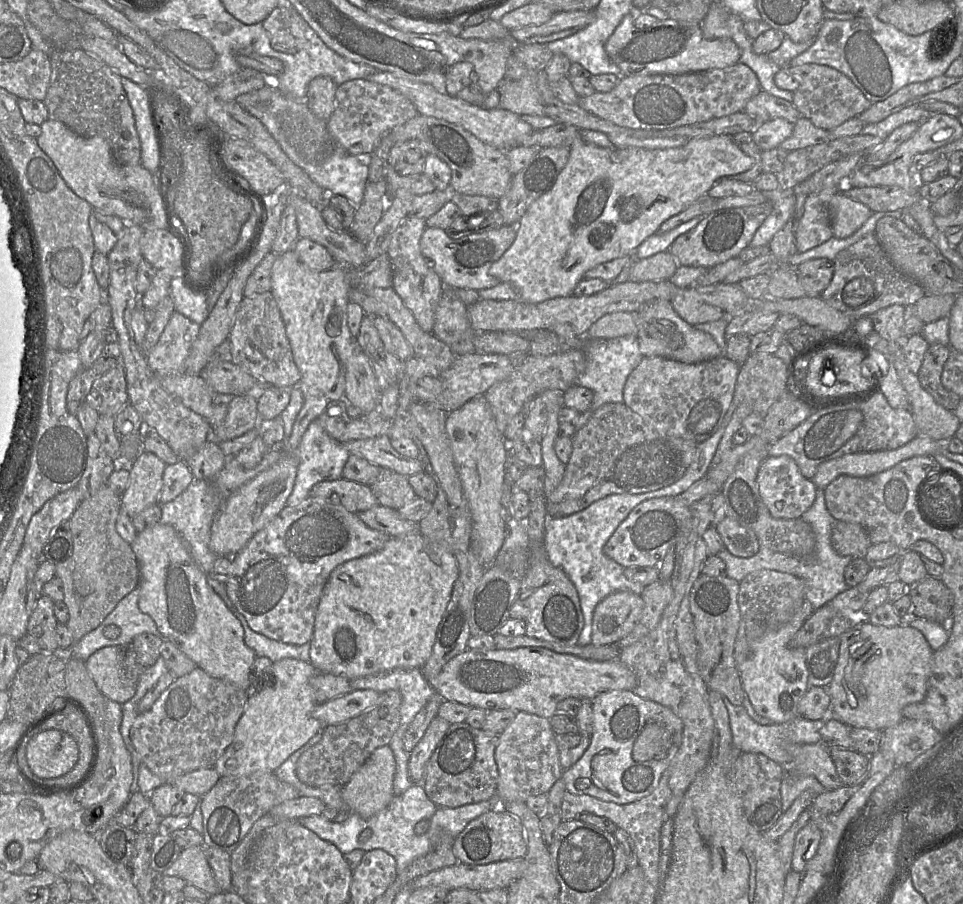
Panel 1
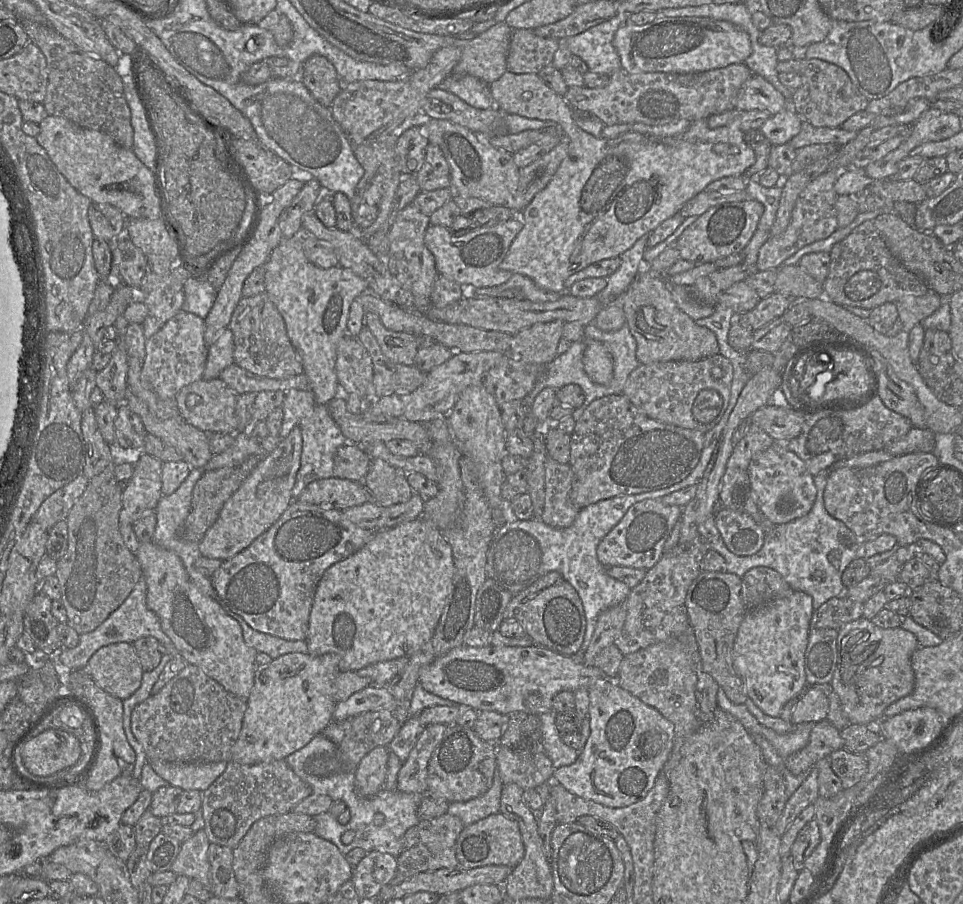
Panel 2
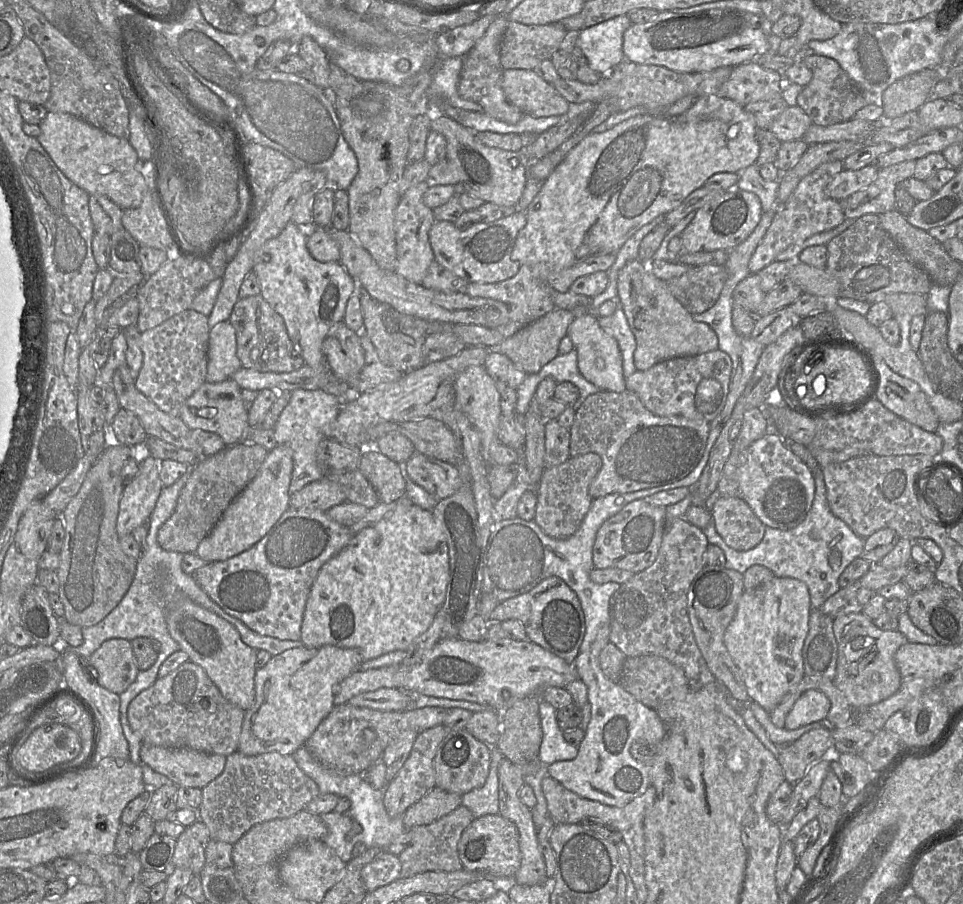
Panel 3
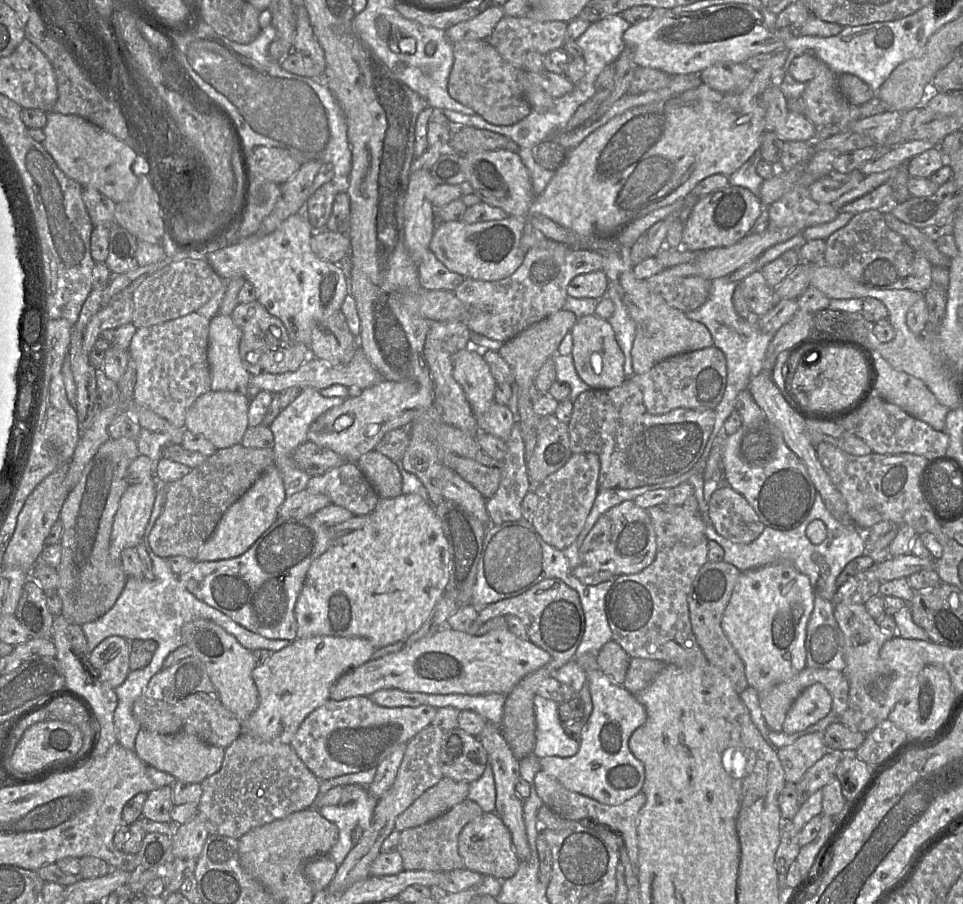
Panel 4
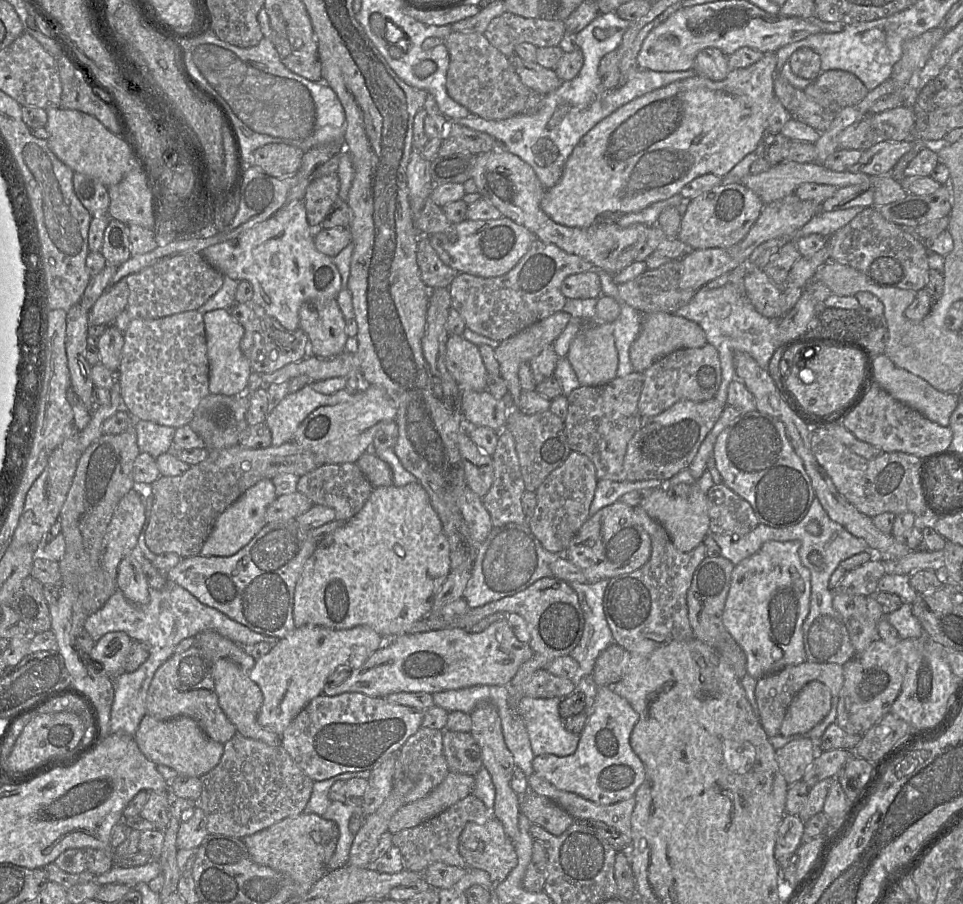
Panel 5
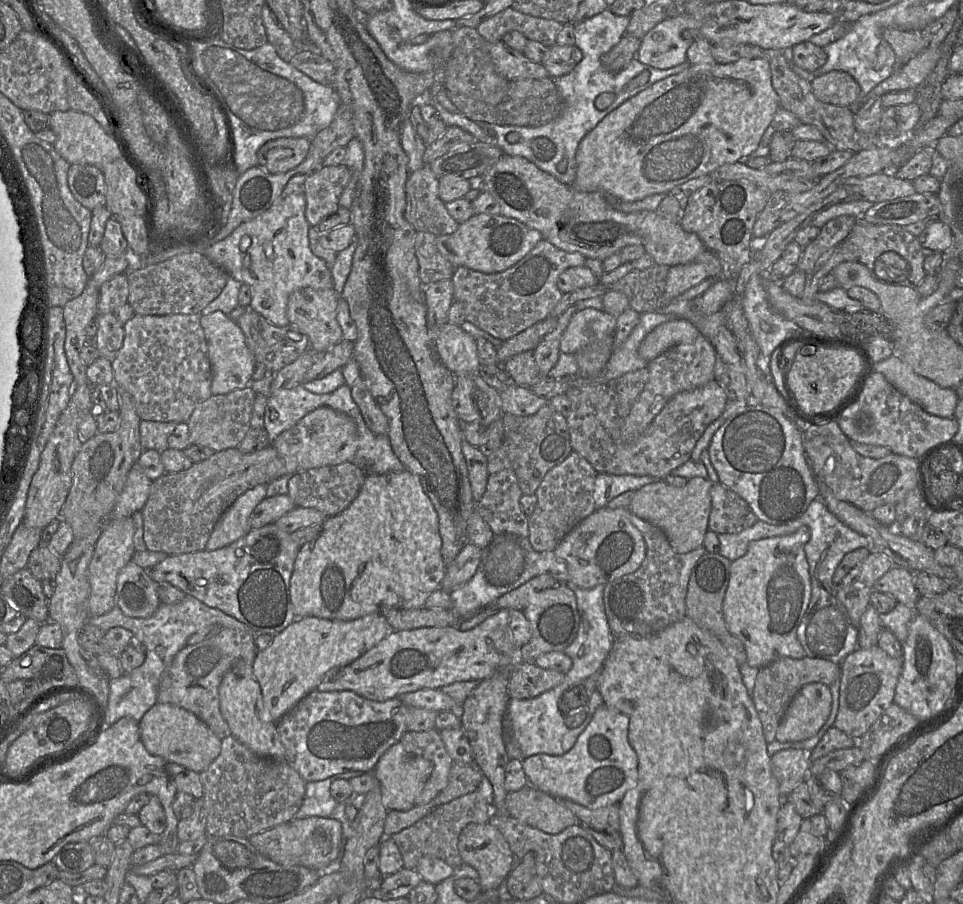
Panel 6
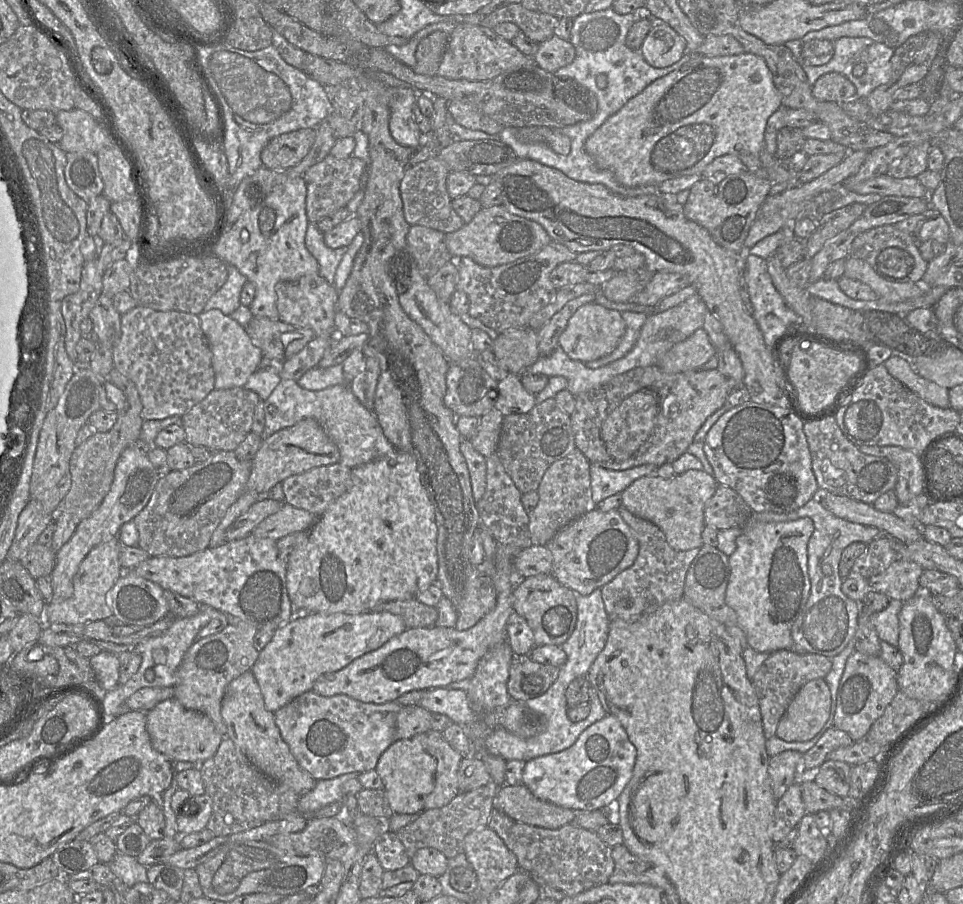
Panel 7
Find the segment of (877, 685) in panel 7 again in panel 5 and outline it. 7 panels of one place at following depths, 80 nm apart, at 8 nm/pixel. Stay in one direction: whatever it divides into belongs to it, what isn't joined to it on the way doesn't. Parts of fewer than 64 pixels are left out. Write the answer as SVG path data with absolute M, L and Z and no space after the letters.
M927 636L920 639L900 639L895 645L889 645L881 639L876 639L864 652L846 662L843 665L844 684L839 693L835 723L847 733L863 735L885 714L890 712L894 701L901 691L908 665L923 652L923 642L926 639Z

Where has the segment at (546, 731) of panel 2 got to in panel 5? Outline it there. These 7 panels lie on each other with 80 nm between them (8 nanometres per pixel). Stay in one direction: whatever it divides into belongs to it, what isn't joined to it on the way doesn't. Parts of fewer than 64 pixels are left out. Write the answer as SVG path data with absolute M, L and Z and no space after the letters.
M524 697L517 704L517 714L527 729L535 756L554 754L564 757L573 754L580 735L569 732L559 713L562 699Z

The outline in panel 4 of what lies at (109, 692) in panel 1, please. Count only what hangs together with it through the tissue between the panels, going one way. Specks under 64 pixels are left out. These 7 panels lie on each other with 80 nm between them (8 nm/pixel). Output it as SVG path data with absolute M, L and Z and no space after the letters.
M109 636L88 654L89 664L106 686L115 689L129 674L131 641L121 636Z

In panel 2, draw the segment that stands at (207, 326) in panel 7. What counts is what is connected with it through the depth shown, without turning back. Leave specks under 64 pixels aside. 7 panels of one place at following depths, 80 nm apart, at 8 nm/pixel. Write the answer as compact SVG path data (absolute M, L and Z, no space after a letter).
M226 328L218 339L208 347L208 356L202 376L203 380L219 378L220 373L234 363L234 339L229 328Z

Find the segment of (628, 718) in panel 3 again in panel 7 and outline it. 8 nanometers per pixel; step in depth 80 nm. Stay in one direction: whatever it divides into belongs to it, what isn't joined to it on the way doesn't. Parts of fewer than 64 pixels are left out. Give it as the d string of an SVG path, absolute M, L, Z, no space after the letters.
M608 714L586 728L569 748L526 761L522 784L537 798L576 812L610 809L616 804L618 797L632 777L636 756L637 749L629 740L620 721L614 715Z

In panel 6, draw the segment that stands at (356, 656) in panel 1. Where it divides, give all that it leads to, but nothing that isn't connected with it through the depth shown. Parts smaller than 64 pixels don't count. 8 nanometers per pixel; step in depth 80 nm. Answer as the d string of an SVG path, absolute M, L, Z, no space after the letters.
M408 469L385 474L367 473L359 494L352 503L343 512L327 517L322 523L319 536L300 547L290 578L290 599L296 618L314 616L331 620L354 620L371 613L381 612L381 608L422 608L429 595L440 588L447 571L441 555L441 546L438 514L429 496L425 493L418 475Z

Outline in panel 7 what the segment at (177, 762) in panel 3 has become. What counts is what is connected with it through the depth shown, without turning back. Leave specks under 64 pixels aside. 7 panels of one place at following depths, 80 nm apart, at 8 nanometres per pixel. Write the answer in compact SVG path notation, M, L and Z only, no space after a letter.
M174 697L146 712L146 730L153 748L174 761L204 762L216 753L223 738L209 717L185 708Z

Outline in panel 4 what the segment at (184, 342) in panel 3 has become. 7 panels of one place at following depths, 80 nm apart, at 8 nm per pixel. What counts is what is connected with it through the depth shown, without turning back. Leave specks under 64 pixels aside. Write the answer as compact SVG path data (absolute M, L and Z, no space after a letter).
M192 312L185 316L150 327L139 328L131 338L128 353L136 364L133 401L150 409L177 428L185 428L186 413L195 400L210 391L210 372L207 360L210 319Z

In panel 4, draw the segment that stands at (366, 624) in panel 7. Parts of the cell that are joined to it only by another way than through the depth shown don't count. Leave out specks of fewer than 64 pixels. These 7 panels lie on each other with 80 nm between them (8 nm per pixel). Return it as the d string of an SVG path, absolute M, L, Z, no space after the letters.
M313 636L297 638L290 645L275 651L252 671L259 692L259 705L244 723L244 732L264 741L290 744L305 718L330 699L330 688L346 672L371 659L376 647L363 637Z

